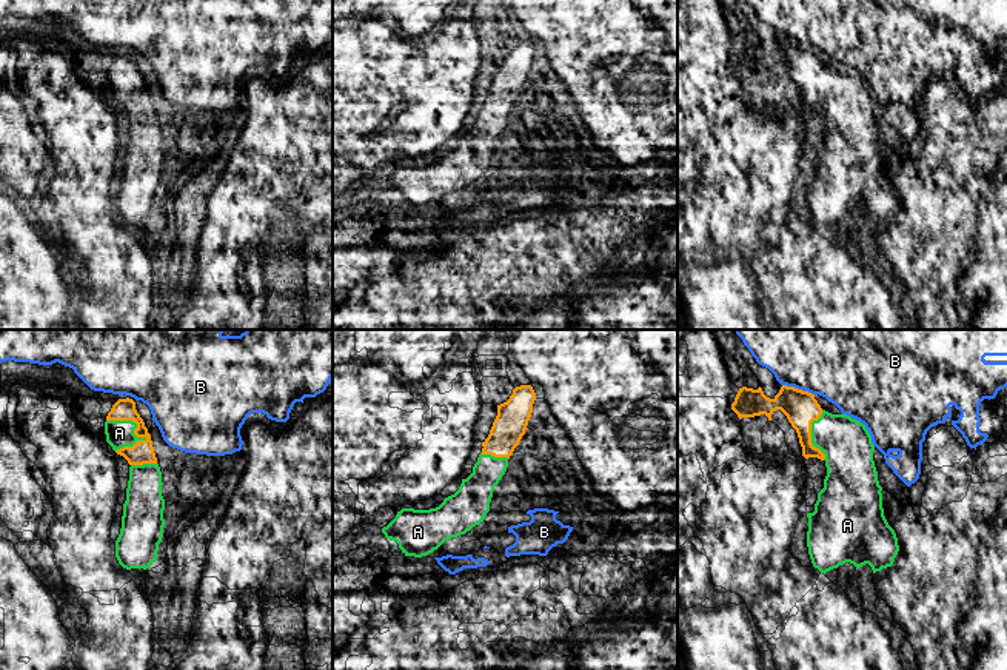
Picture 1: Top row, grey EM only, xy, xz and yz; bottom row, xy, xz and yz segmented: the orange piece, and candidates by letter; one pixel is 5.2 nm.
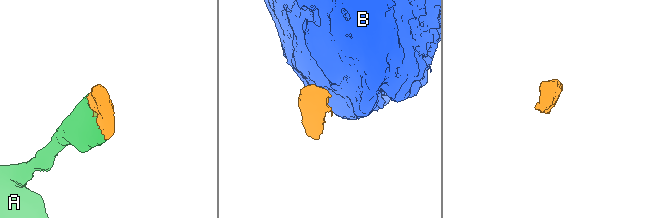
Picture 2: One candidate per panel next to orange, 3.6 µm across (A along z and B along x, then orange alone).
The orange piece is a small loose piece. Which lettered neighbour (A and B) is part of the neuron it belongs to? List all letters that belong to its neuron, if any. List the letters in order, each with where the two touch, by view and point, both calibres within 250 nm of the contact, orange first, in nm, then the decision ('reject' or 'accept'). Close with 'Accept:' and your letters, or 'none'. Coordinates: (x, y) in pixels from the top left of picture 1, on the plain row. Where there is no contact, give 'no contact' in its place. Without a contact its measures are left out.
A: contact xy (133, 76); calibres 120 and 140 nm; accept
B: contact yz (796, 43); calibres 180 and 300 nm; reject
Accept: A

